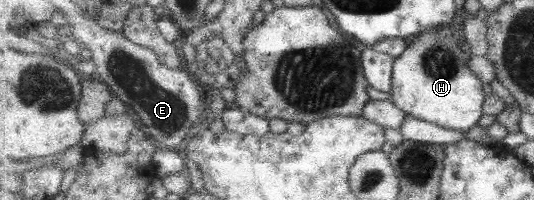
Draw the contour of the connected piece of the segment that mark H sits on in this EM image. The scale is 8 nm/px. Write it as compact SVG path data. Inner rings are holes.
M440 30L414 36L406 51L395 60L390 100L413 118L467 133L478 126L487 101L482 80L472 71L471 56L464 52L456 36L444 35Z

